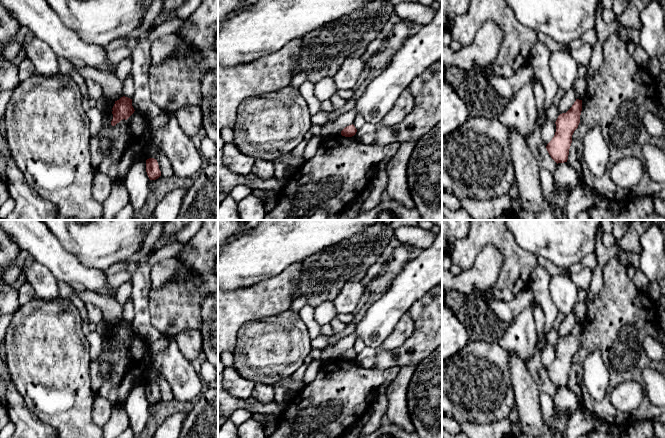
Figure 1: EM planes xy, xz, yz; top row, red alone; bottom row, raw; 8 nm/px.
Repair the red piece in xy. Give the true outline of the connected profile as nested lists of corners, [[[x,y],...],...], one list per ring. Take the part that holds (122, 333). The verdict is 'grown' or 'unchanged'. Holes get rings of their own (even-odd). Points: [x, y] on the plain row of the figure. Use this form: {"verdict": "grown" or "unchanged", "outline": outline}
{"verdict": "unchanged", "outline": [[[125,320],[115,325],[112,334],[113,334],[112,335],[113,343],[111,345],[112,350],[115,350],[123,343],[127,344],[135,335],[132,330],[132,323]]]}

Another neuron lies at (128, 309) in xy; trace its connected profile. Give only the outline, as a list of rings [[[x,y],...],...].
[[[128,299],[126,304],[123,306],[123,320],[130,323],[133,322],[135,316],[134,304]]]

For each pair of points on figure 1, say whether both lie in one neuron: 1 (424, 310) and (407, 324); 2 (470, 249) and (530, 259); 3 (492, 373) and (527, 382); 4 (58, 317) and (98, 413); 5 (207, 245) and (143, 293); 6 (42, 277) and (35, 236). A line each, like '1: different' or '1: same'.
1: different
2: same
3: different
4: different
5: different
6: different

